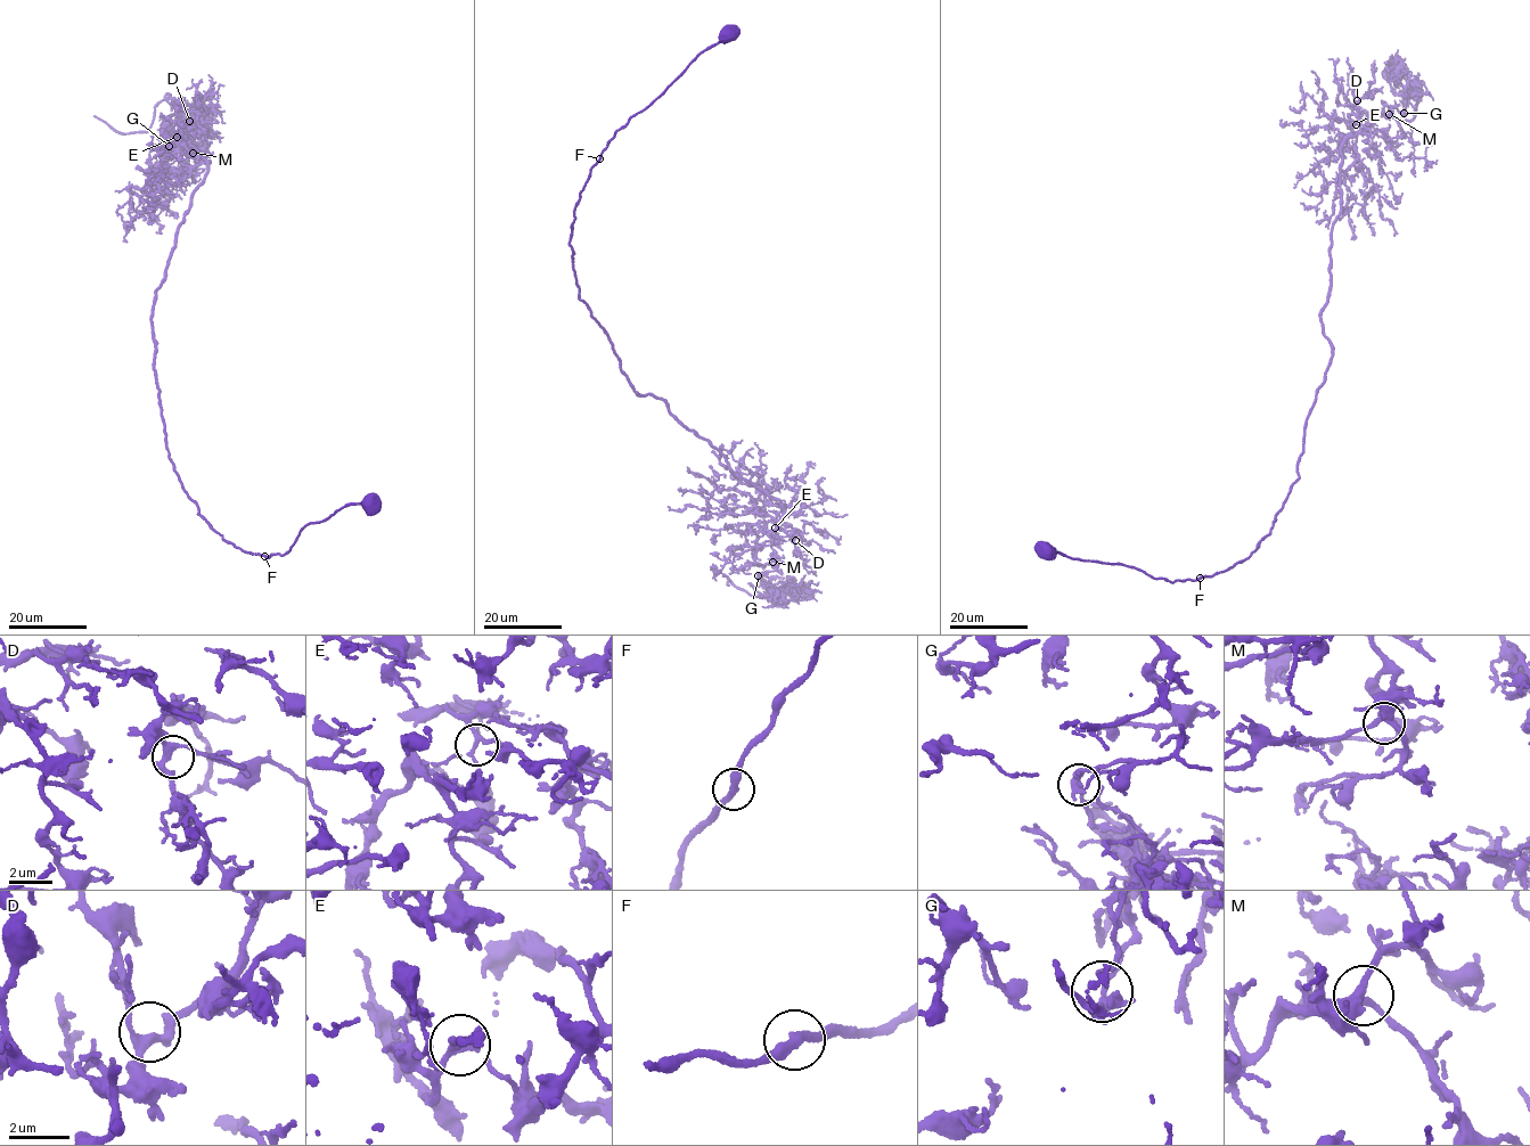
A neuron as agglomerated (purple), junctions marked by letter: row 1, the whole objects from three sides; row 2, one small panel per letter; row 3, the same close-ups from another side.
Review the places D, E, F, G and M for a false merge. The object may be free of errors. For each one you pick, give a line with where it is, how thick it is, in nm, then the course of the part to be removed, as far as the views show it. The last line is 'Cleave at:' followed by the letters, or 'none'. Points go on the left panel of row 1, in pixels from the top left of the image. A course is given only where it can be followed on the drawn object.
G: (169, 146) | 200 nm | (169, 146), (178, 139), (180, 114), (168, 93), (146, 130), (119, 131), (93, 115)
Cleave at: G

